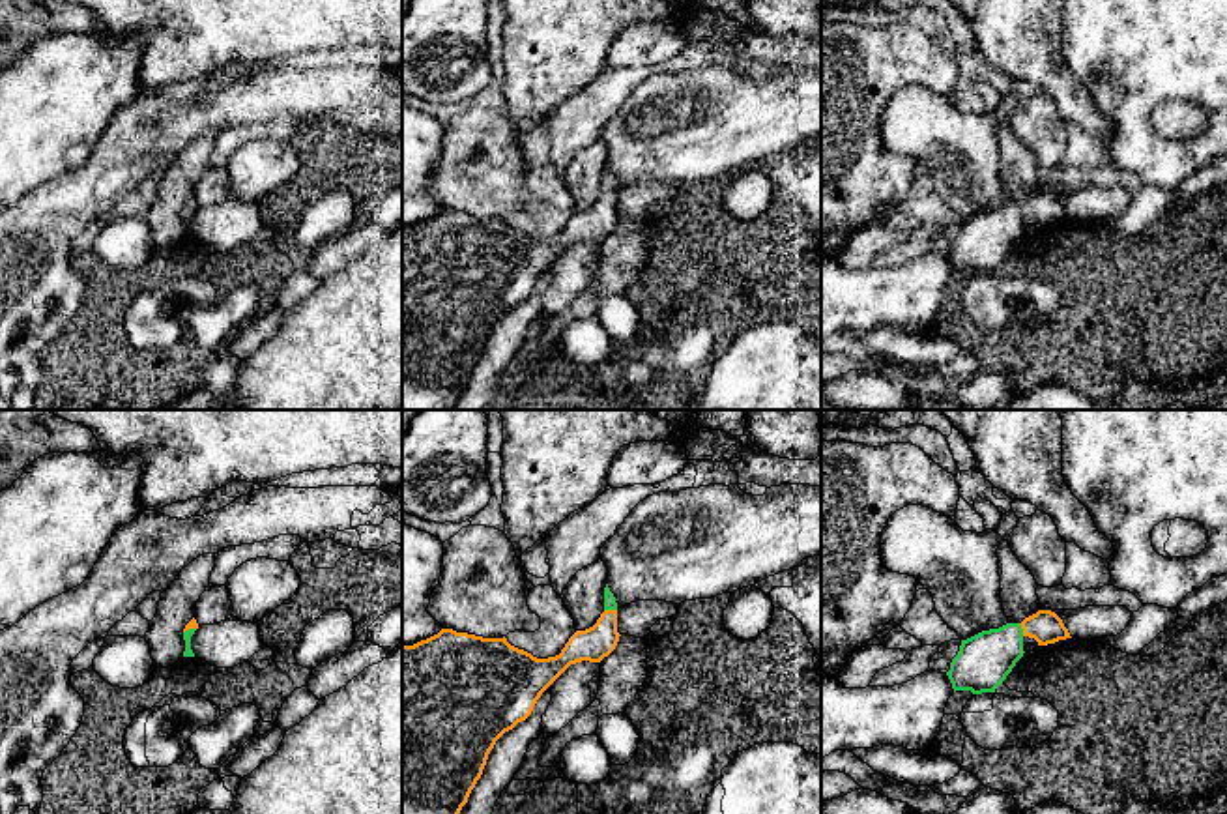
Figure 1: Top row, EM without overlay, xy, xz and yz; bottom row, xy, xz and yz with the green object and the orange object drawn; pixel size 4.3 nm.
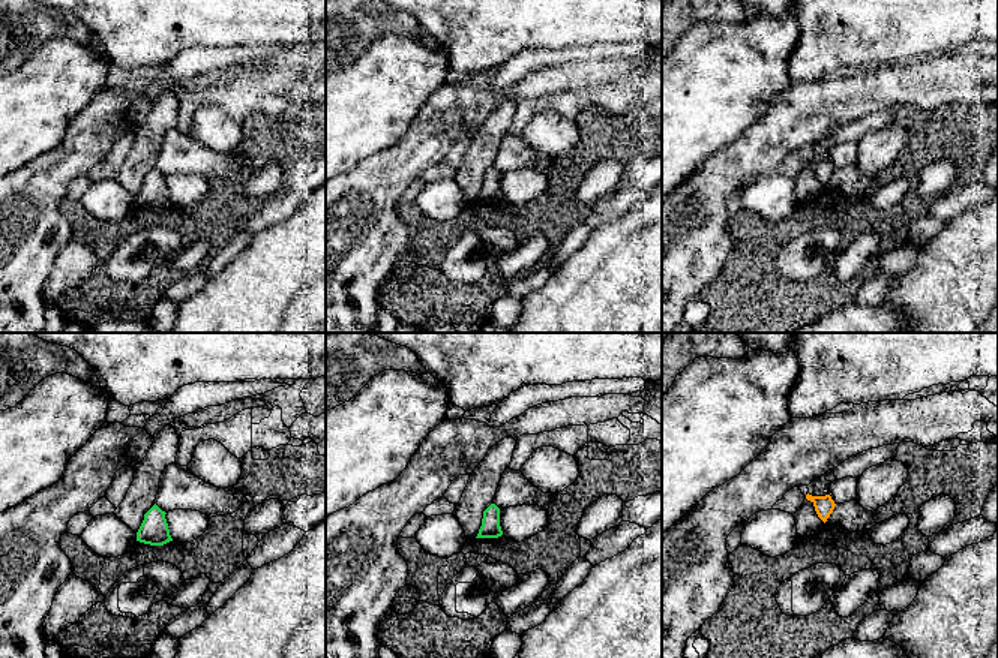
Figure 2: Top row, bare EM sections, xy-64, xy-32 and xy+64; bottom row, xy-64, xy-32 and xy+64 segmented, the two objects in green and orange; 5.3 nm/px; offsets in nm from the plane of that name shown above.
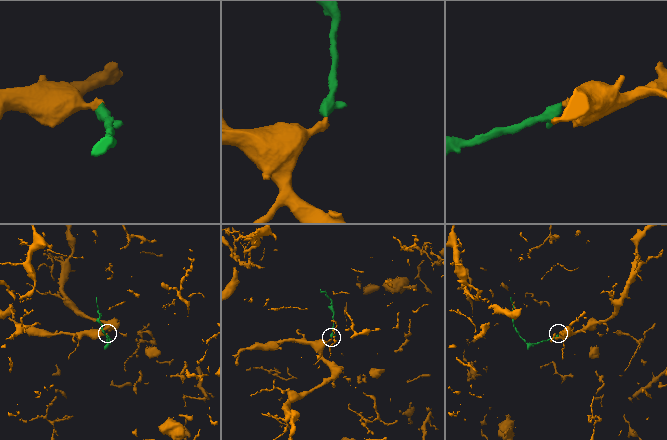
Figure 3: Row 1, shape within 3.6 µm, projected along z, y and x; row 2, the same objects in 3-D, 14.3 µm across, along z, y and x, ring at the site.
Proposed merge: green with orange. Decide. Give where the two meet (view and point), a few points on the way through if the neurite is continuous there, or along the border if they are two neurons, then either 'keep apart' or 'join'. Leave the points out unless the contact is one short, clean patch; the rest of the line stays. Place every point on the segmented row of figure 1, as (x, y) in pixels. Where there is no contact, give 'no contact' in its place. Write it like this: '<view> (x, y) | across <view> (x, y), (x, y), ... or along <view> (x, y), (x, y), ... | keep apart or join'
xz (610, 609) | across xz (610, 603), (610, 609), (605, 633), (593, 644) | join

